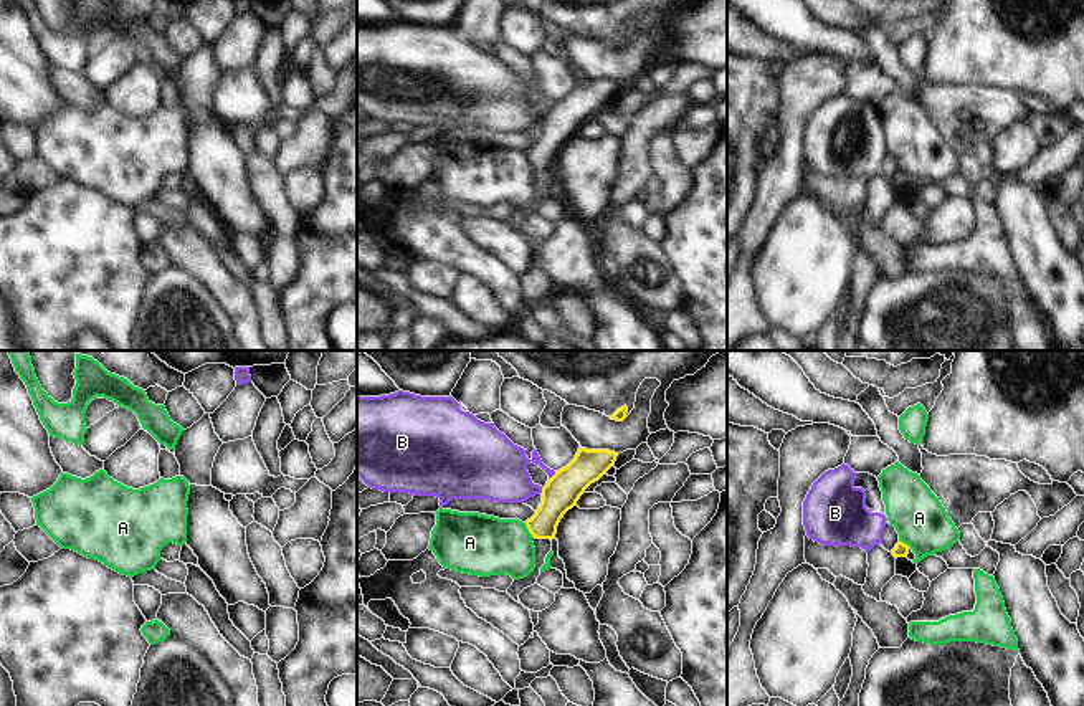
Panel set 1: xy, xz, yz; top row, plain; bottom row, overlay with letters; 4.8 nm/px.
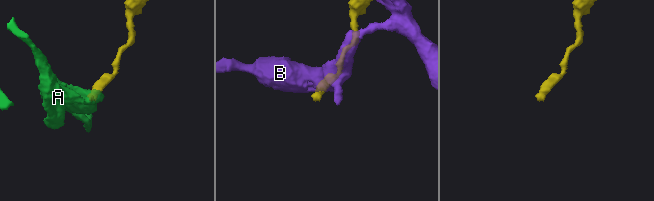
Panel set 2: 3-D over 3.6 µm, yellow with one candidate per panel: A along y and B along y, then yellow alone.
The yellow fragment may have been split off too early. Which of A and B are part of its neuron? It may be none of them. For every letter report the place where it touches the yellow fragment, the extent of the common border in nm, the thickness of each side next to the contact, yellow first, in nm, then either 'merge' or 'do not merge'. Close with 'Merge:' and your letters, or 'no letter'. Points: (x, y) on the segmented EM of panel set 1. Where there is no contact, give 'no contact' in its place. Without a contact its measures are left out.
A: meets yellow in xz at (527, 528); contact 80 nm long; 170 nm thick on the yellow side, 300 nm on the other; do not merge
B: meets yellow in xz at (554, 475); contact 50 nm long; 170 nm thick on the yellow side, 240 nm on the other; do not merge
Merge: no letter

